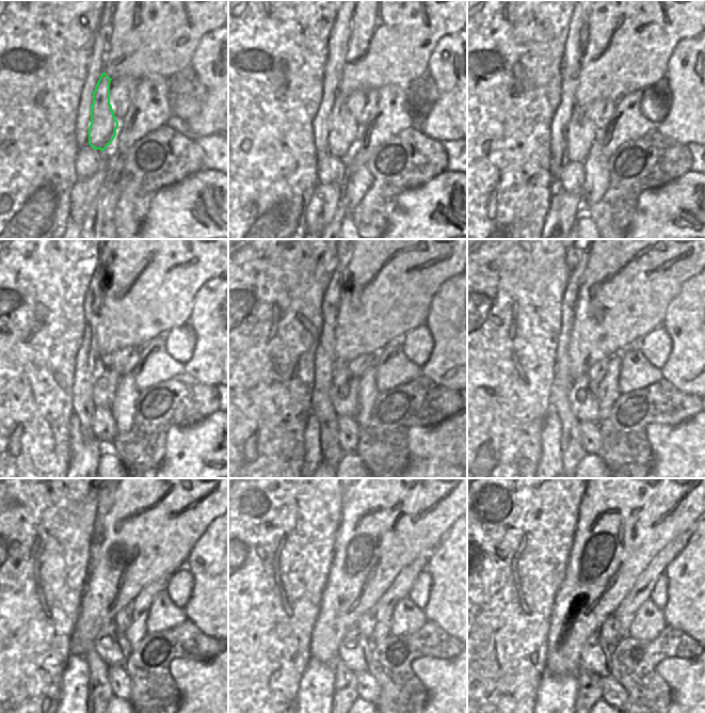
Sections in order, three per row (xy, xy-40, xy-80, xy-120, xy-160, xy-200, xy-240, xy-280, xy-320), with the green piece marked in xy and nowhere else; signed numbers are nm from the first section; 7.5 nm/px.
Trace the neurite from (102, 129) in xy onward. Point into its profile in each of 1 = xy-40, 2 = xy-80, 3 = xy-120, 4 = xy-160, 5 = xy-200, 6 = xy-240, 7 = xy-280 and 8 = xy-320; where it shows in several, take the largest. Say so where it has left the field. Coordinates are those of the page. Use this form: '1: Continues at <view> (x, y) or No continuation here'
1: Continues at xy-40 (343, 130)
2: Continues at xy-80 (582, 132)
3: Continues at xy-120 (105, 378)
4: Continues at xy-160 (343, 394)
5: Continues at xy-200 (583, 395)
6: Continues at xy-240 (111, 645)
7: Continues at xy-280 (353, 651)
8: Continues at xy-320 (595, 656).

